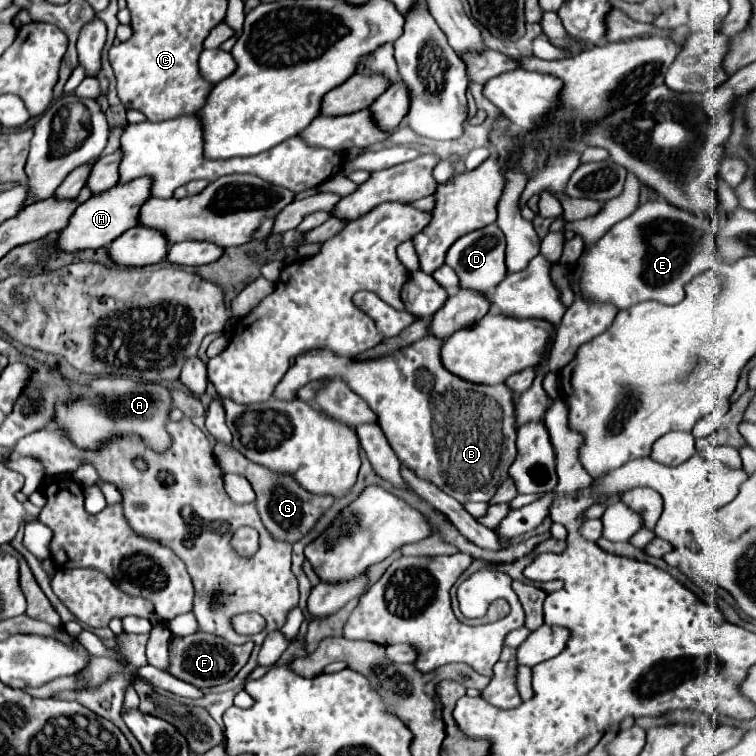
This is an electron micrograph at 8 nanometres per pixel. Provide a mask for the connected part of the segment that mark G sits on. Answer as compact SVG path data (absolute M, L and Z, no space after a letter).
M218 442L214 446L214 454L218 464L224 468L224 472L232 472L232 474L242 474L248 478L248 482L252 484L254 492L256 492L256 504L258 504L258 512L262 516L264 526L268 528L270 534L274 534L280 540L288 540L288 542L296 542L302 534L306 534L316 520L330 508L330 504L334 502L332 496L316 496L308 490L304 490L294 476L290 474L278 474L272 472L256 462L250 462L248 458L244 458L232 444L222 444Z

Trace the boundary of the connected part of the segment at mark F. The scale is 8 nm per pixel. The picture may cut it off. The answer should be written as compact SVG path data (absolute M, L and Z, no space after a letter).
M200 630L190 636L184 636L184 638L174 636L170 642L170 670L168 672L184 682L190 682L192 686L198 686L198 688L218 686L218 684L232 680L238 674L238 670L248 662L252 648L254 648L254 642L234 646L234 644L228 644L220 636L200 632Z

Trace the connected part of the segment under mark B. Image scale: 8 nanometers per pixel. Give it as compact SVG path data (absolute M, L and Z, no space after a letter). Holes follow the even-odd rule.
M428 334L426 338L412 342L392 354L360 360L354 356L338 356L332 350L318 348L302 352L294 366L286 372L282 382L276 386L274 396L282 400L292 400L296 388L302 388L310 380L318 380L324 376L332 376L344 380L348 388L358 394L376 414L382 432L386 434L390 446L394 448L396 456L400 458L402 466L412 470L418 478L436 484L448 496L456 498L458 502L490 502L496 494L498 486L508 478L508 468L516 458L516 394L506 384L474 384L468 380L460 380L452 372L448 372L440 358L442 348L440 338ZM430 400L434 400L436 416L432 416Z

